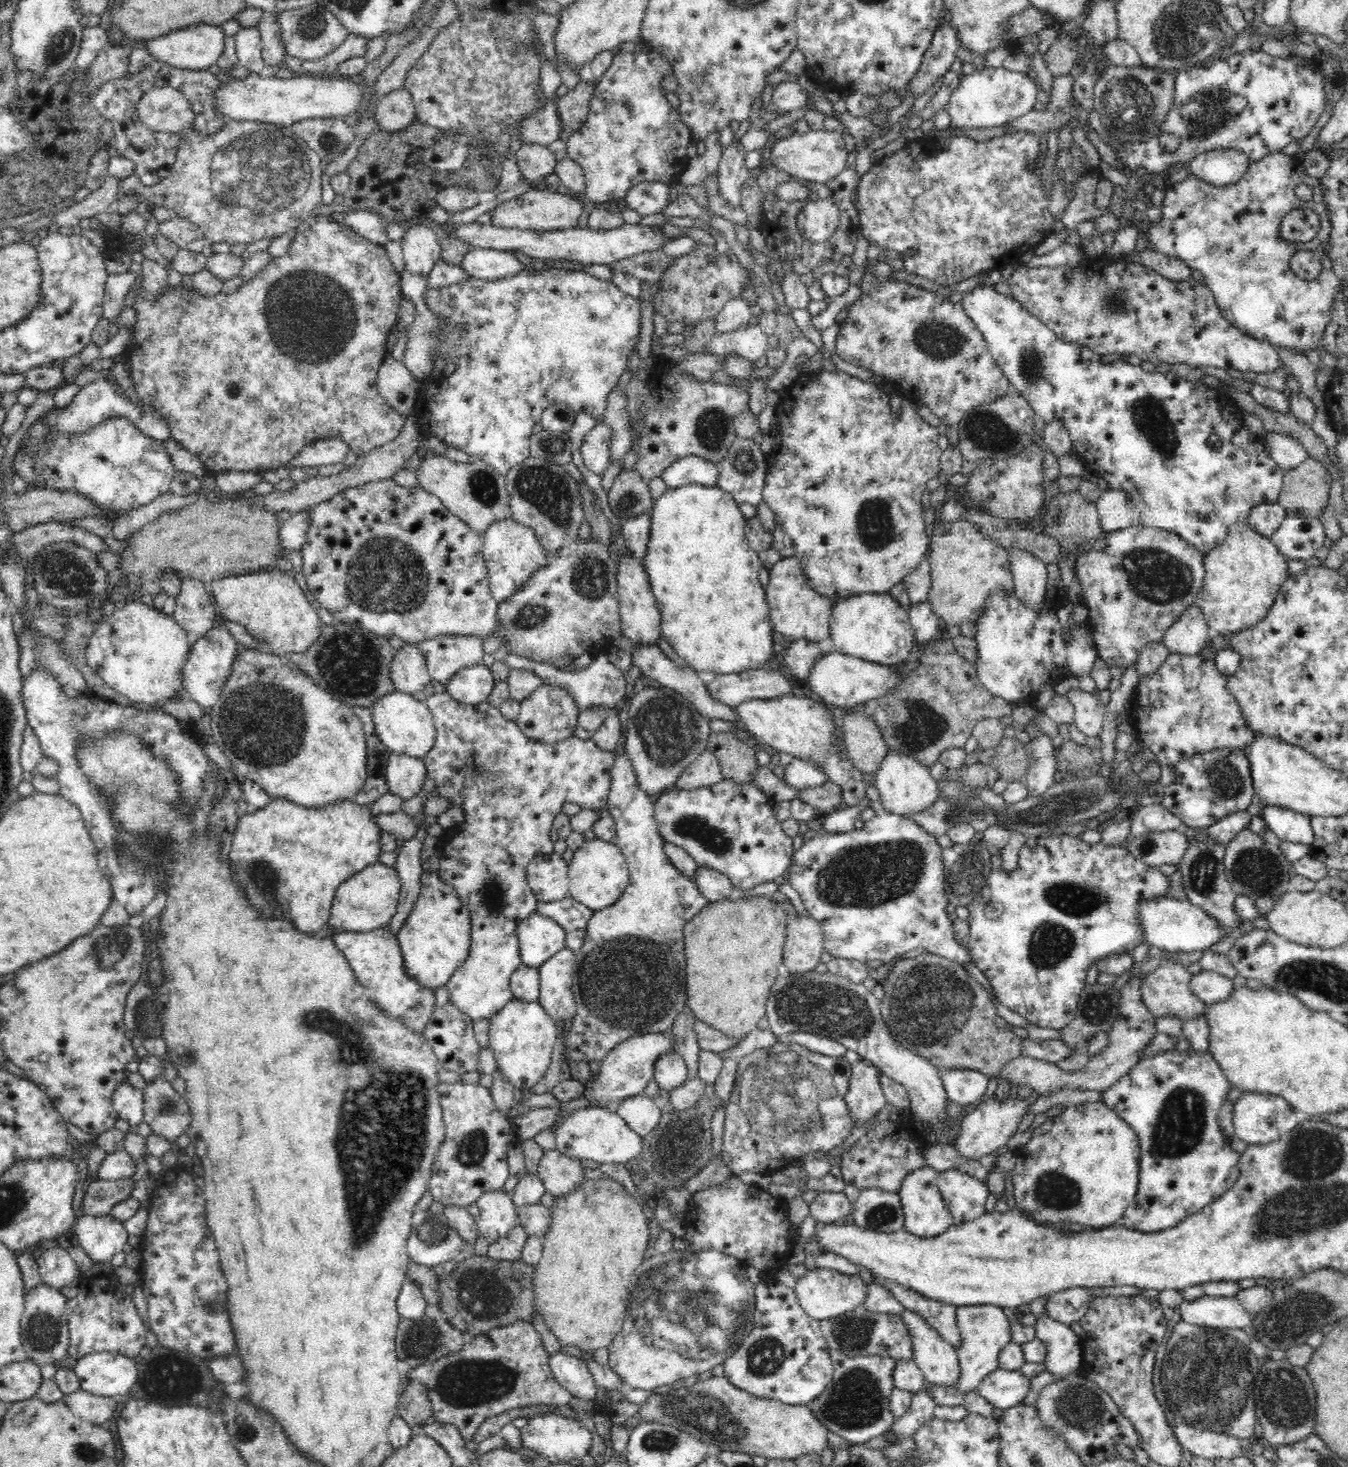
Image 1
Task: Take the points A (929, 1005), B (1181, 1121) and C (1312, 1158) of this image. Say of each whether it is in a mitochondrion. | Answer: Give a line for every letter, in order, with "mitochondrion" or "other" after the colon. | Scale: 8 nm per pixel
A: mitochondrion
B: mitochondrion
C: mitochondrion

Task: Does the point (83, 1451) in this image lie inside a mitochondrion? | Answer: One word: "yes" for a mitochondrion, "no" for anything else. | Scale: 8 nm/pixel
yes

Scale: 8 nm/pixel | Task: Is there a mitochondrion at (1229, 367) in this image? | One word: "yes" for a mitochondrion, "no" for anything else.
no

